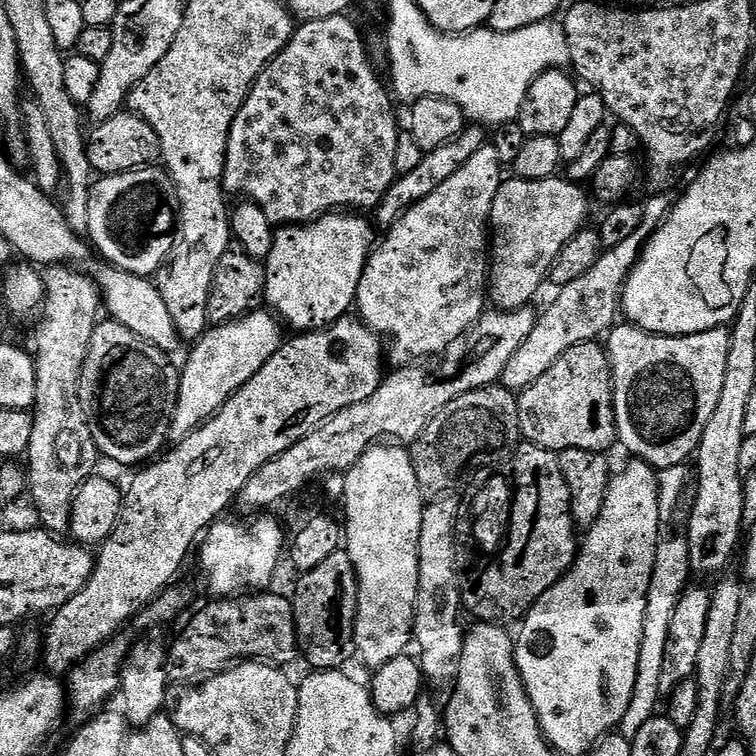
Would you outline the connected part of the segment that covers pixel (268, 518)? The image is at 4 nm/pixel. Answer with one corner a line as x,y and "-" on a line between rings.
260,514
249,519
244,524
224,524
217,522
208,529
203,537
200,548
200,568
204,571
204,580
208,583
208,588
216,598
235,598
245,594
259,594
271,589
272,579
276,576
276,567
280,564
280,555
286,552
286,536
280,529
278,521
272,514

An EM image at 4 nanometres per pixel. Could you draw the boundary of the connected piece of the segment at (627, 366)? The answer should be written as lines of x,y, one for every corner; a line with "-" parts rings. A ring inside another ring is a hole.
627,322
617,323
607,333
616,435
632,458
663,470
695,457
706,422
718,407
722,382
726,382
731,338
727,327
689,336
660,336

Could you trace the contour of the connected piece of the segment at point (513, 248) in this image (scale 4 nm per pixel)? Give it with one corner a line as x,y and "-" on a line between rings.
559,175
545,180
508,178
501,183
494,198
490,221
490,279
487,286
491,303
496,303
493,305
499,311
513,312
529,307
533,303
532,299
539,294
540,287
549,279
563,247
585,227
590,196
585,189
584,193
580,188
583,187
579,183

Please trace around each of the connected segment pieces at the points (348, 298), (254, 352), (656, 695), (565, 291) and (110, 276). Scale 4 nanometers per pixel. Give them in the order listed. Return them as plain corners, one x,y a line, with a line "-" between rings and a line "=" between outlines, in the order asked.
329,214
303,226
284,226
276,232
274,250
266,261
268,282
264,291
267,307
285,325
297,333
314,332
329,324
343,320
353,311
364,268
374,251
378,236
372,233
371,219
363,220
360,214
=
257,310
240,320
228,324
209,327
208,331
195,341
188,361
182,364
178,406
172,419
171,439
179,442
211,420
220,407
238,391
243,384
250,382
270,358
280,349
282,324
271,311
=
683,535
661,539
656,550
656,561
650,578
650,590
646,598
646,618
642,626
642,650
638,654
638,682
634,682
634,698
622,718
618,729
626,739
631,740
638,734
643,724
651,716
657,715
656,699
661,699
659,683
661,681
662,660
665,655
666,637
669,635
670,620
678,606
679,598
689,587
688,576
693,575
692,563
688,557
688,541
=
664,194
652,195
656,196
643,201
644,213
640,229
630,234
626,242
618,242
618,246
605,249
592,269
569,285
561,287
556,292
556,301
545,312
541,311
537,315
534,330
530,330
530,338
522,342
518,354
514,354
514,358
506,366
503,387
517,394
523,392
531,384
538,382
538,378
542,378
542,374
546,374
546,370
550,370
550,366
554,366
554,362
558,362
558,358
566,354
566,350
579,344
599,341
617,323
622,312
624,284
634,270
636,259
643,252
648,240
664,224
664,219
672,213
673,197
660,196
=
103,267
94,272
94,279
107,315
134,334
138,334
146,342
153,344
155,348
176,354
180,344
182,345
182,337
176,329
174,318
170,318
170,310
166,302
162,302
162,294
157,290
155,283
151,279
122,272
118,268

